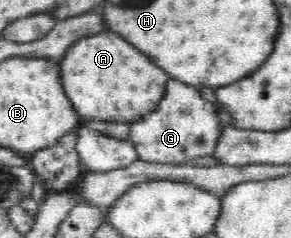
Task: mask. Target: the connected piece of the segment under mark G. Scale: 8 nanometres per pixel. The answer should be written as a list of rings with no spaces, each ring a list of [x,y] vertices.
[[[171,79],[171,85],[167,85],[167,97],[159,103],[159,109],[131,124],[129,139],[145,162],[183,165],[212,152],[221,129],[218,112],[217,104],[202,98],[197,88]]]

